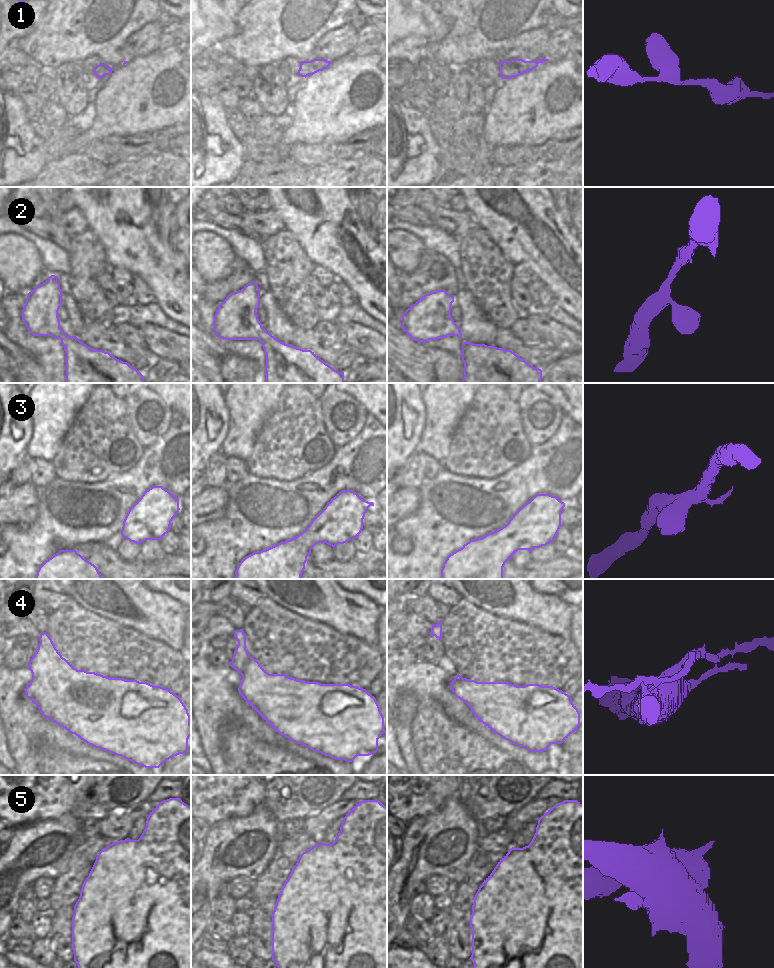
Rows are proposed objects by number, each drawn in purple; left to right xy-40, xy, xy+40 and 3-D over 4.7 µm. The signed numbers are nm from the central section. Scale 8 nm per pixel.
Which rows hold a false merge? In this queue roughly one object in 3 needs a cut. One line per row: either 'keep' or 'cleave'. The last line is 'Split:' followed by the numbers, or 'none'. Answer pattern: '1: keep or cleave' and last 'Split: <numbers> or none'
1: keep
2: keep
3: keep
4: cleave
5: cleave
Split: 4, 5

